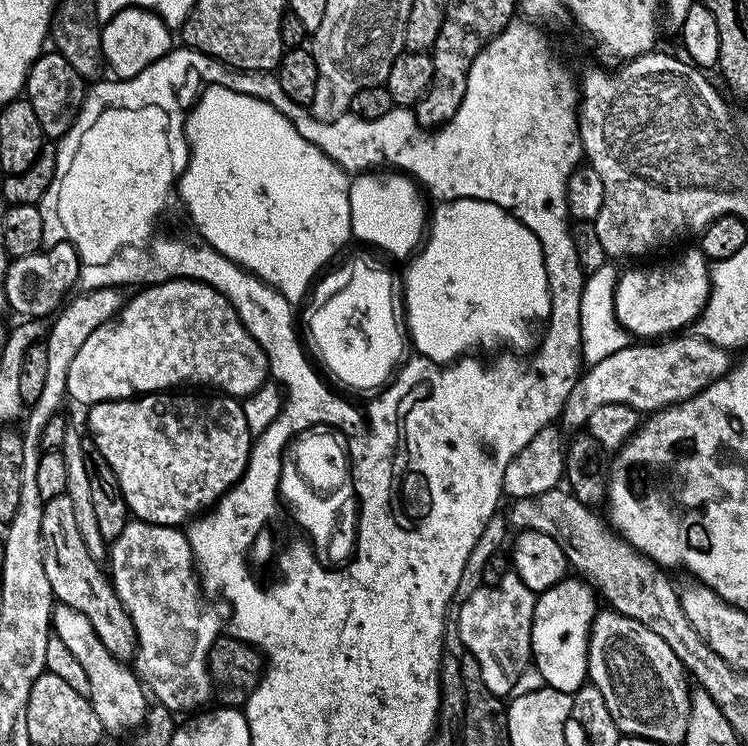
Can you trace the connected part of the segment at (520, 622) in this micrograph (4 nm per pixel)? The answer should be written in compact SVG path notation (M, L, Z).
M505 572L497 584L474 590L457 615L467 655L472 655L480 667L479 679L486 682L486 690L501 698L511 697L518 676L532 660L532 619L537 598L537 593L531 592L515 572Z

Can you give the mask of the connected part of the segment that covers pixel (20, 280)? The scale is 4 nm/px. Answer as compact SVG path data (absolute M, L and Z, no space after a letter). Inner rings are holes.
M53 244L47 251L13 256L9 259L6 270L8 308L16 311L20 318L51 317L65 303L66 297L73 291L71 288L77 287L79 278L80 259L73 244Z

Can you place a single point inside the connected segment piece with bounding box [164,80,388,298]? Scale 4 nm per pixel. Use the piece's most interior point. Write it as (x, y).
(253, 190)

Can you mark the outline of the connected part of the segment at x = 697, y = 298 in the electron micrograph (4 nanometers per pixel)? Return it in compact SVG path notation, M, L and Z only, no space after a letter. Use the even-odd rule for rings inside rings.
M692 246L689 252L681 254L677 260L668 260L665 264L656 264L653 268L632 268L629 272L621 271L619 273L616 282L616 293L614 294L614 310L616 311L616 317L626 331L629 332L633 337L636 338L664 338L669 334L679 333L687 326L695 325L696 321L700 318L700 313L703 312L706 302L708 301L708 292L712 289L712 281L710 279L710 262L704 257L704 253L700 251L699 247Z

